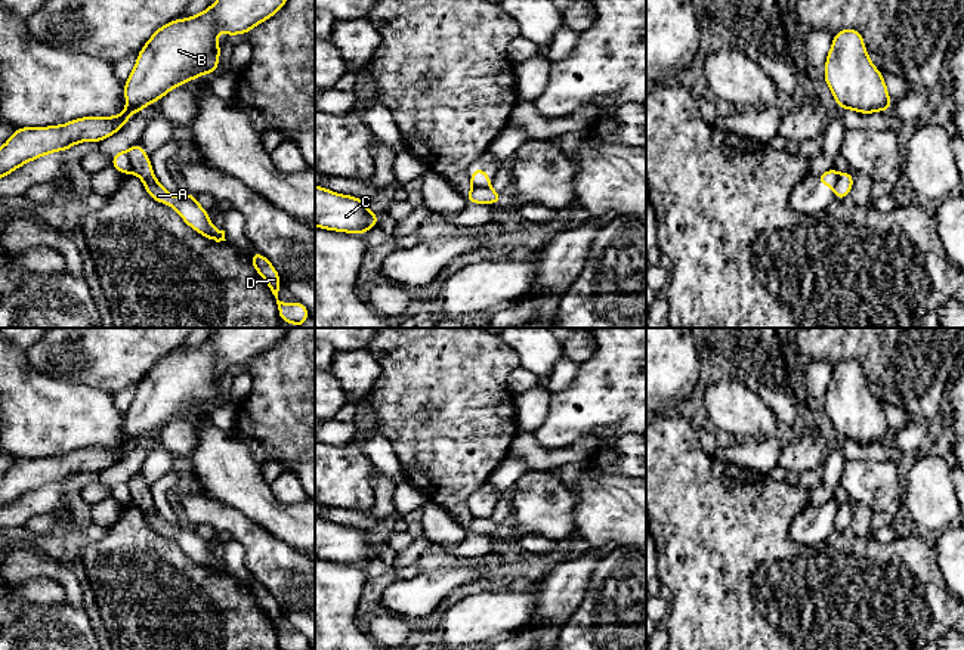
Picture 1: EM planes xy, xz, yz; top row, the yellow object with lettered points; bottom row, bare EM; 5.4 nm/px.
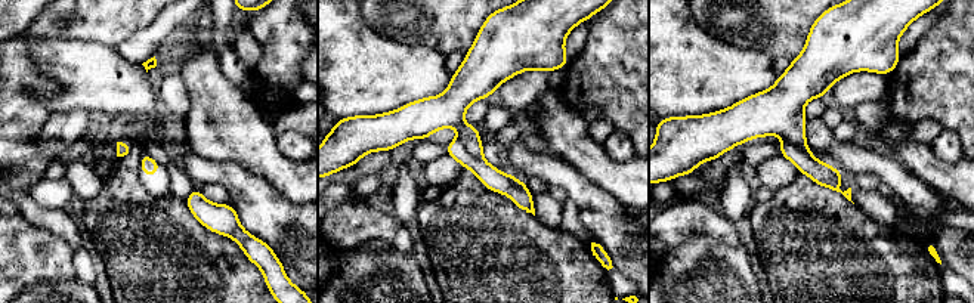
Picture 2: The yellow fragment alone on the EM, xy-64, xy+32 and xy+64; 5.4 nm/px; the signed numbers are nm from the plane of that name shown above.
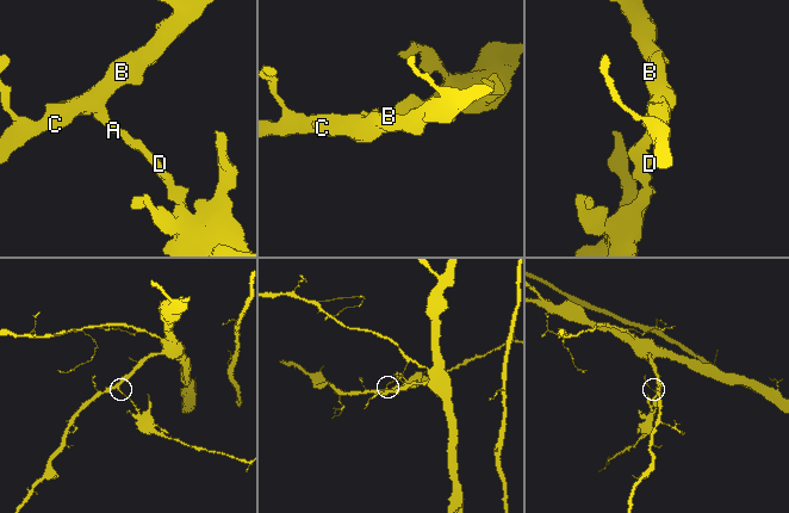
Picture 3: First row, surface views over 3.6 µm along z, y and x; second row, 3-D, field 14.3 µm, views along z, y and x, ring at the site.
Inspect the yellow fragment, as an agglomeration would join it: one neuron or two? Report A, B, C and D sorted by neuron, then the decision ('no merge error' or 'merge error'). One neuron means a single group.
groups A D / B C; merge error

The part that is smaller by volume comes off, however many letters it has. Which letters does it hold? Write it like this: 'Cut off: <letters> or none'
Cut off: A, D

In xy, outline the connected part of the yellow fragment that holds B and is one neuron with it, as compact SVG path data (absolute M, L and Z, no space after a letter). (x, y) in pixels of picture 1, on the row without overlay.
M219 328L203 344L185 350L173 350L160 358L139 381L136 396L124 412L126 442L115 448L83 448L67 455L49 458L19 458L0 479L0 510L18 498L56 482L69 482L80 473L102 473L120 462L136 442L143 442L151 433L158 433L174 418L213 405L219 397L220 377L216 365L223 360L228 366L247 365L256 356L272 349L290 328Z

